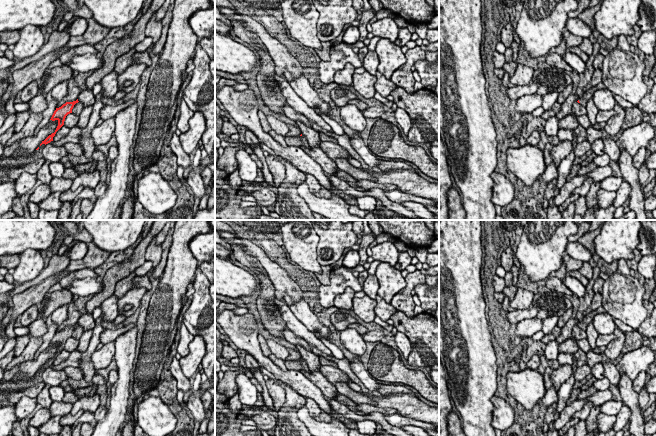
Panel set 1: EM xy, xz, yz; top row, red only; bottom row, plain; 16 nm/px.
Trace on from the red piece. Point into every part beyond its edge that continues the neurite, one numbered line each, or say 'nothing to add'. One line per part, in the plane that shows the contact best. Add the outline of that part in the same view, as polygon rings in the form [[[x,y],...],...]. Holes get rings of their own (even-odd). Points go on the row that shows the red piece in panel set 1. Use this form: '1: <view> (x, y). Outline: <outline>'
1: yz (587, 95). Outline: [[[601,82],[598,85],[590,88],[589,90],[587,90],[586,92],[584,92],[583,96],[581,98],[579,98],[579,102],[581,106],[586,106],[587,102],[592,99],[593,94],[596,90],[599,89],[605,89],[606,86]]]

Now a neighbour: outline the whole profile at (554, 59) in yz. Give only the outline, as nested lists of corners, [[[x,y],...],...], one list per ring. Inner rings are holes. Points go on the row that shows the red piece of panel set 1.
[[[551,53],[549,56],[546,57],[547,64],[551,66],[555,66],[558,69],[566,70],[572,72],[573,69],[565,62],[562,55],[558,53]]]

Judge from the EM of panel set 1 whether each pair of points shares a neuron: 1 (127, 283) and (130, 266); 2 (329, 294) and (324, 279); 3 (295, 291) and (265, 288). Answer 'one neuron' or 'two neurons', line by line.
1: two neurons
2: two neurons
3: two neurons

